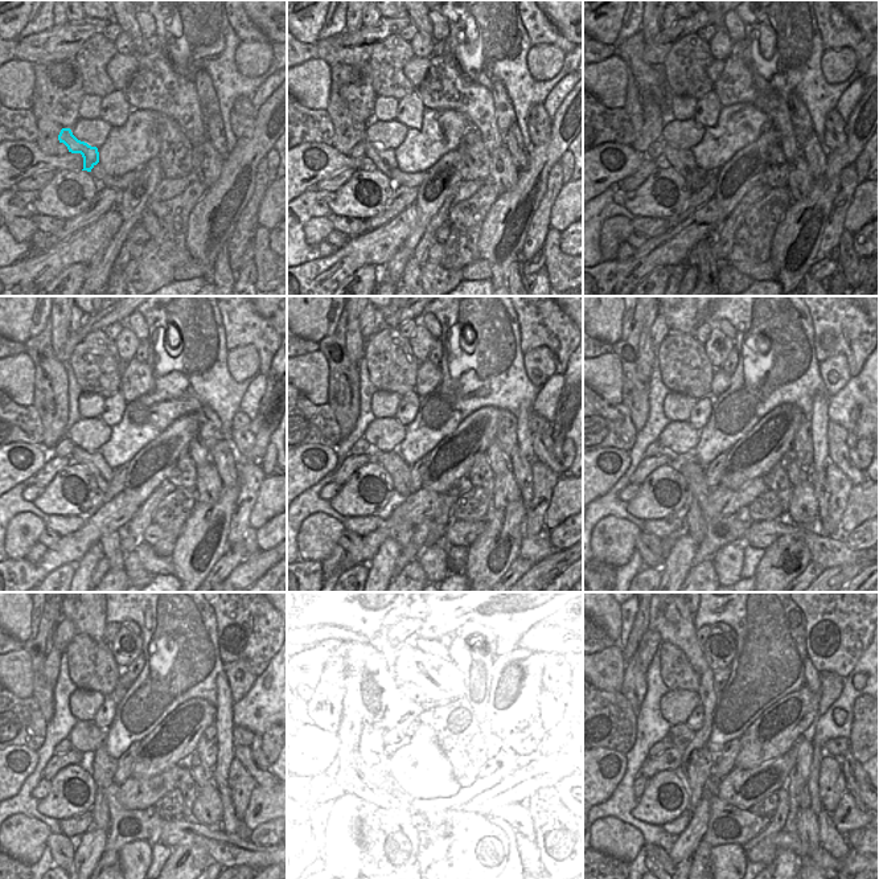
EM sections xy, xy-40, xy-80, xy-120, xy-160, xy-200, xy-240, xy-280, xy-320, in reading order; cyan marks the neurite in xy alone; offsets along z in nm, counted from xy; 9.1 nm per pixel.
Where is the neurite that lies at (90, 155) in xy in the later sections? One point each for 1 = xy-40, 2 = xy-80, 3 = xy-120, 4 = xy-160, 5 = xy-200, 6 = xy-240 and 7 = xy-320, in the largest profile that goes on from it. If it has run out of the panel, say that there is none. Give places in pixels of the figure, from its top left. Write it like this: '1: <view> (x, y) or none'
1: xy-40 (383, 159)
2: xy-80 (682, 160)
3: xy-120 (95, 463)
4: xy-160 (393, 463)
5: xy-200 (730, 529)
6: xy-240 (136, 825)
7: xy-320 (730, 825)

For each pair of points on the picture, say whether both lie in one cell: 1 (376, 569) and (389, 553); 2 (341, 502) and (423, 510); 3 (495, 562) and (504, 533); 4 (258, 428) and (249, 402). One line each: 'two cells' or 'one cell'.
1: one cell
2: two cells
3: one cell
4: two cells

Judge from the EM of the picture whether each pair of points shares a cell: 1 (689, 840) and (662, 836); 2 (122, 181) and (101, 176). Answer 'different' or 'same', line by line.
1: different
2: same

